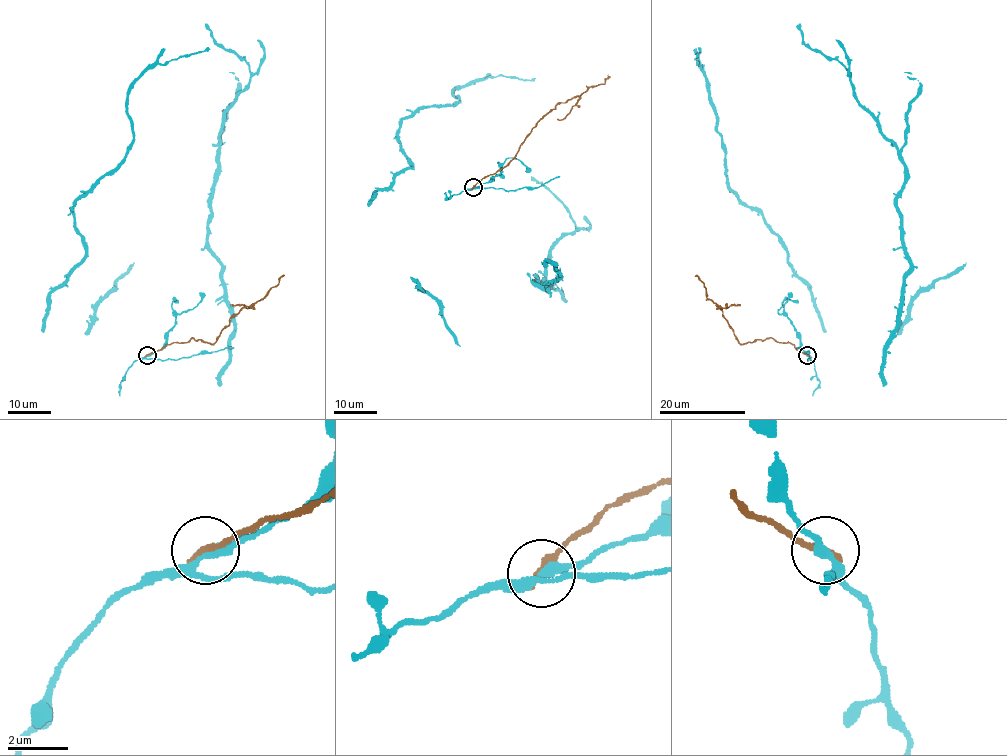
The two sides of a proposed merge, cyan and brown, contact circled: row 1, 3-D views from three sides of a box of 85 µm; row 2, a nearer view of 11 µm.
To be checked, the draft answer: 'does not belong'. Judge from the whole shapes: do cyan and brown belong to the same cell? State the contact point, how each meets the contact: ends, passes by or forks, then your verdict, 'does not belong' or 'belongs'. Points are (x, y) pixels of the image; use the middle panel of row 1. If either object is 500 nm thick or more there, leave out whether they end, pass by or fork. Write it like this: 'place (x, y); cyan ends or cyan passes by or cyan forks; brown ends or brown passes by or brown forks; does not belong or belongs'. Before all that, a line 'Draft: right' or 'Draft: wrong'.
Draft: right
place (473, 187); cyan forks; brown ends; does not belong

